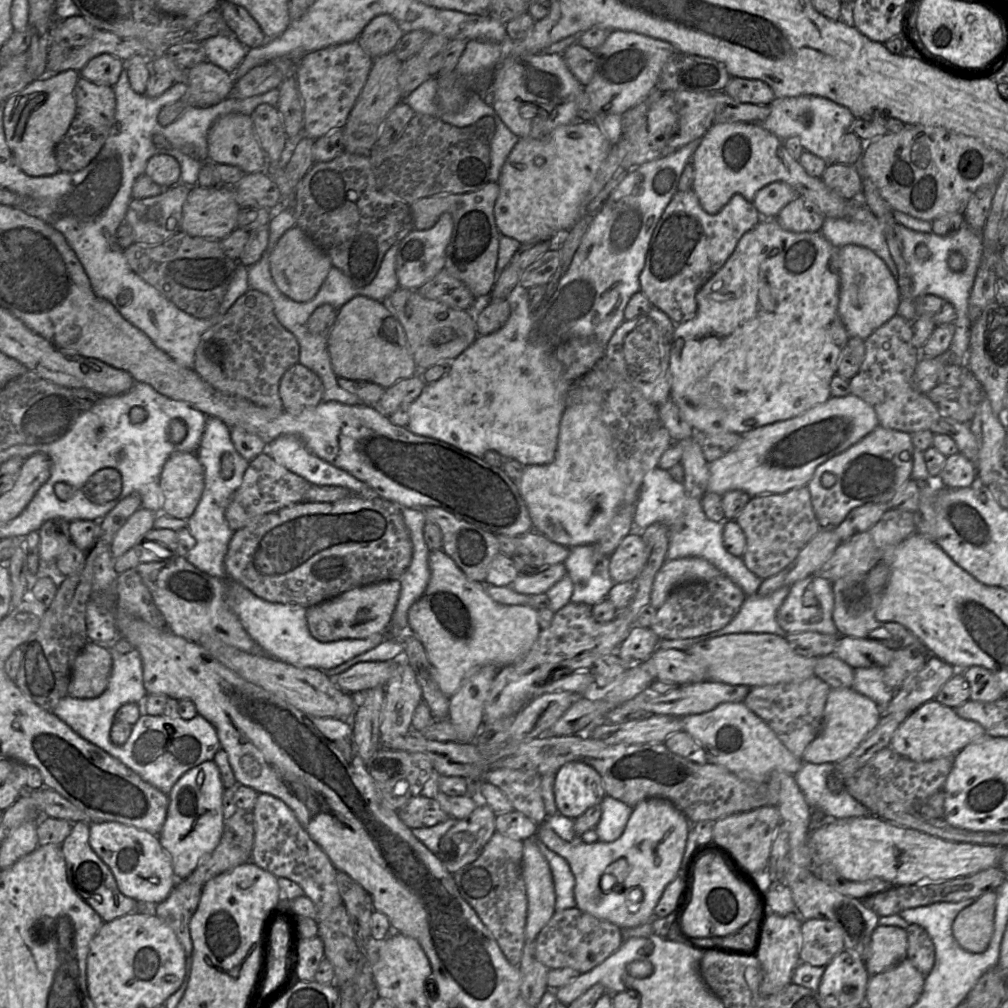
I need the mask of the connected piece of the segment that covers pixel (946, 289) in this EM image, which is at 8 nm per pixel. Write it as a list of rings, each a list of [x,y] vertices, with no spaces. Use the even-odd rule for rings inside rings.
[[[964,223],[956,233],[948,236],[939,236],[932,232],[923,233],[913,231],[901,224],[894,226],[894,232],[900,240],[901,253],[912,279],[911,295],[908,298],[901,299],[897,314],[913,322],[918,317],[915,301],[917,298],[927,294],[937,295],[945,301],[950,302],[957,313],[957,318],[954,321],[955,333],[950,346],[950,364],[963,366],[967,369],[971,328],[968,302],[983,256],[982,231],[976,231]],[[954,252],[960,253],[965,260],[965,267],[962,271],[955,272],[948,265],[948,258]]]

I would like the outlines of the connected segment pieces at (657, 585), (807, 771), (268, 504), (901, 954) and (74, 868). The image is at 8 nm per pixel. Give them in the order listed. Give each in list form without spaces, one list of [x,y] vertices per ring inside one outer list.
[[[703,558],[666,560],[653,581],[650,604],[658,609],[676,587],[687,583],[708,582],[721,575],[718,568]]]
[[[803,762],[800,770],[794,774],[795,781],[811,810],[837,819],[871,815],[846,789],[833,793],[828,788],[828,776],[834,770],[835,764],[831,762]]]
[[[260,453],[249,461],[241,485],[234,492],[225,510],[229,528],[236,532],[265,514],[304,502],[304,494],[309,486],[311,484],[306,480],[276,463],[269,455]]]
[[[878,926],[871,938],[870,956],[865,961],[869,975],[895,966],[907,957],[907,932],[897,926]]]
[[[76,822],[73,824],[69,836],[61,844],[66,864],[66,876],[74,892],[98,913],[103,922],[110,922],[135,911],[137,901],[119,891],[110,868],[91,848],[89,836],[89,824]]]

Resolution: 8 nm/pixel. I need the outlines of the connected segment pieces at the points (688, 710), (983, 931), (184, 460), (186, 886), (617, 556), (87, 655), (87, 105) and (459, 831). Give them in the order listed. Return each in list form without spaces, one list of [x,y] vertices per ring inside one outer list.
[[[702,681],[678,685],[675,689],[664,694],[646,688],[622,705],[629,706],[632,710],[644,710],[656,715],[684,717],[686,715],[701,714],[711,711],[722,703],[743,702],[750,690],[751,687],[747,685],[730,685],[716,681]]]
[[[991,891],[958,913],[952,933],[962,948],[972,953],[987,949],[994,932],[996,901],[997,892]]]
[[[196,453],[171,454],[163,466],[159,484],[164,496],[161,513],[188,520],[204,490],[204,472]]]
[[[177,880],[168,897],[153,906],[153,912],[174,931],[186,957],[192,956],[189,922],[198,907],[202,888],[187,880]]]
[[[633,530],[609,556],[609,573],[614,583],[633,582],[646,560],[640,531]]]
[[[89,640],[74,661],[68,695],[79,699],[100,696],[108,687],[112,662],[107,648]]]
[[[80,77],[75,86],[76,113],[61,141],[55,156],[59,169],[74,173],[85,168],[99,153],[114,122],[116,97],[113,87],[95,84]]]
[[[479,802],[475,810],[460,819],[441,838],[438,858],[451,874],[475,861],[496,832],[495,813],[488,805]]]

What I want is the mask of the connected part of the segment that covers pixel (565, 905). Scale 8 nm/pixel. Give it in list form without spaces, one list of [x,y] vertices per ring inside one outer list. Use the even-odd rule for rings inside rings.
[[[538,838],[536,843],[548,861],[552,872],[556,895],[555,912],[576,907],[574,897],[575,877],[570,865],[563,857],[550,850]]]

